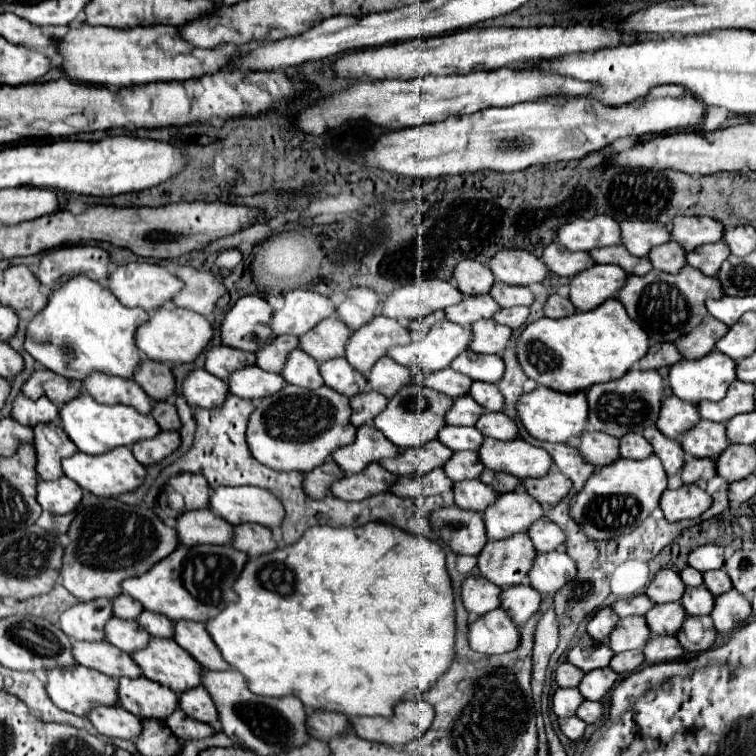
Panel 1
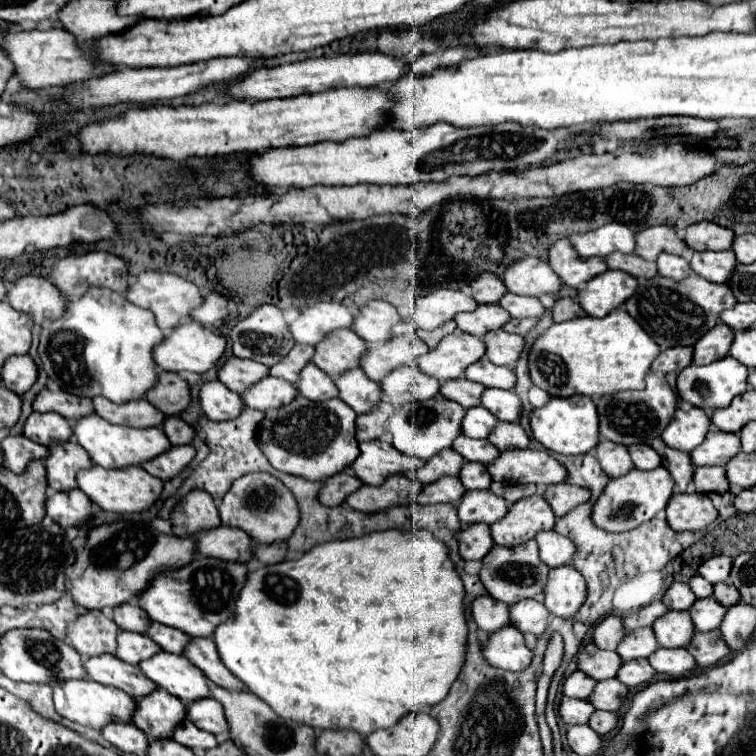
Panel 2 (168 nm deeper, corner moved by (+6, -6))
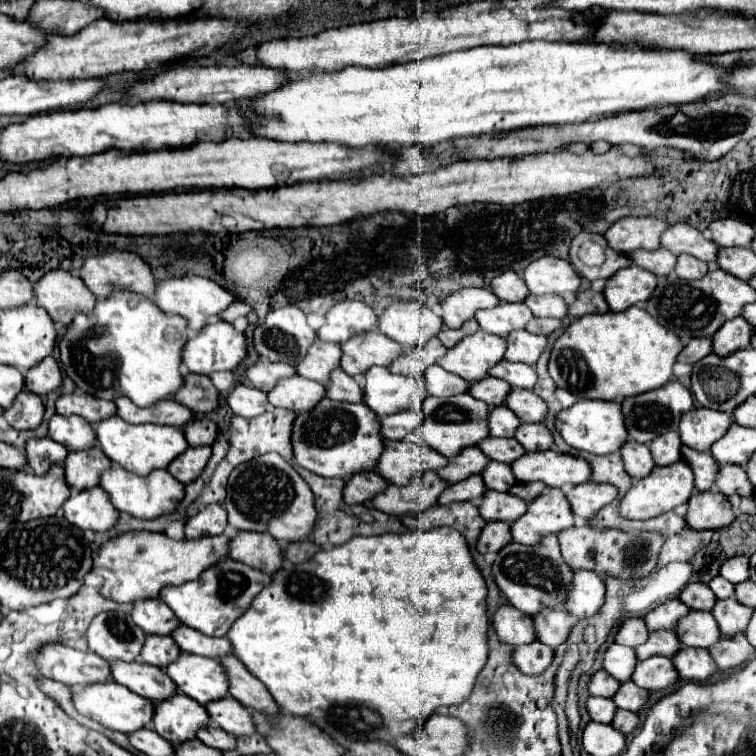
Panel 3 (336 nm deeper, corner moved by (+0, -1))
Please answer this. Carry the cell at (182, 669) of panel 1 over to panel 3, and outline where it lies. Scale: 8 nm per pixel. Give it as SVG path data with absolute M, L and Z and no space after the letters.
M183 652L181 658L165 668L165 672L177 684L177 690L181 694L187 694L203 706L229 694L225 670L221 670L221 662L213 658Z

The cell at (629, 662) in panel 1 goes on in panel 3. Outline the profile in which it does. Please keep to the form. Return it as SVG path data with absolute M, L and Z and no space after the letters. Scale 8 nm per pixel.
M651 656L643 662L637 662L637 668L631 676L631 680L645 690L667 688L677 678L679 678L679 674L677 674L677 670L673 670L671 658L665 658L665 656Z

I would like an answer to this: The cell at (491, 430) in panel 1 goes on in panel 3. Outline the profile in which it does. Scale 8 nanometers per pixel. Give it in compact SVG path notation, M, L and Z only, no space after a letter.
M521 424L515 432L515 440L529 452L547 450L553 444L553 436L543 424Z

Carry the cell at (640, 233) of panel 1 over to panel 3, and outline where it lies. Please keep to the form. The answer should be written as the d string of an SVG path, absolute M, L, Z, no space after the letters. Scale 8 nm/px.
M687 222L671 224L661 234L661 246L675 256L691 254L705 262L713 262L713 258L717 256L717 248L719 248L715 242L707 240L699 230L695 230Z

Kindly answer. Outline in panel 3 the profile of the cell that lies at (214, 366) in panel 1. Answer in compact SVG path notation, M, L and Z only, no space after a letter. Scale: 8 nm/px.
M265 358L257 360L255 364L251 364L247 370L245 370L245 380L249 384L253 384L257 390L271 390L279 378L287 378L287 376L293 376L295 374L295 368L285 364L285 362L269 362Z

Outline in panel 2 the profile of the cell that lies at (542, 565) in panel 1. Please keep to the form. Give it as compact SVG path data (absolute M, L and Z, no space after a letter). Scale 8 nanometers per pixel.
M563 565L549 571L549 583L545 587L545 607L563 619L573 617L587 599L587 583L583 575L571 567Z

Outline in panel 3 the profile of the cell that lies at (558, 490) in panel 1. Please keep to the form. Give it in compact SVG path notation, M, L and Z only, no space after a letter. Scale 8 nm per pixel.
M583 482L573 486L567 494L569 506L573 510L575 516L589 520L591 516L595 516L595 512L601 506L607 506L609 502L615 500L617 496L617 488L613 484L597 484L597 482Z

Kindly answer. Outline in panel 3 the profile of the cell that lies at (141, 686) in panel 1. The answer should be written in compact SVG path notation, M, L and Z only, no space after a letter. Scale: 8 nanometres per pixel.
M175 694L155 704L151 726L161 738L177 746L193 740L195 732L205 724L209 724L209 716L205 714L203 706L185 694Z

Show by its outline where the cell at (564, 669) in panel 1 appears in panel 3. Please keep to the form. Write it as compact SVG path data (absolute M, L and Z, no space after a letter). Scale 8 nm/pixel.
M597 670L591 678L589 678L589 684L587 684L587 690L591 696L605 696L605 698L611 698L615 692L617 692L617 686L619 682L609 676L605 670Z

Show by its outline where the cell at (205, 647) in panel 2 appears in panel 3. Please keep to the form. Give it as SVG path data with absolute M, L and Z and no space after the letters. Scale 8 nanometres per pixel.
M233 654L221 656L219 662L225 666L225 672L229 678L229 694L233 698L237 698L249 710L251 708L253 710L279 710L269 690L265 690L265 686L257 682L257 678L253 678L249 670L245 670L245 666L241 666L241 662L237 662Z

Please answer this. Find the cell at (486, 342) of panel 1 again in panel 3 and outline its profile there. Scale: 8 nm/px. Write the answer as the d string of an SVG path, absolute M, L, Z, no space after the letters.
M513 330L511 334L507 334L507 350L505 350L505 360L511 362L525 362L529 366L533 366L539 358L539 354L543 352L547 338L545 336L537 336L537 334L529 334L527 330Z

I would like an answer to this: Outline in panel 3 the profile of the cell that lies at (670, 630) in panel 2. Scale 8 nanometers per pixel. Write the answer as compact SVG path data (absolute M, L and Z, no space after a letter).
M691 610L685 618L679 618L675 634L683 646L695 646L695 648L707 648L713 642L717 642L717 638L721 638L713 614L695 610Z

